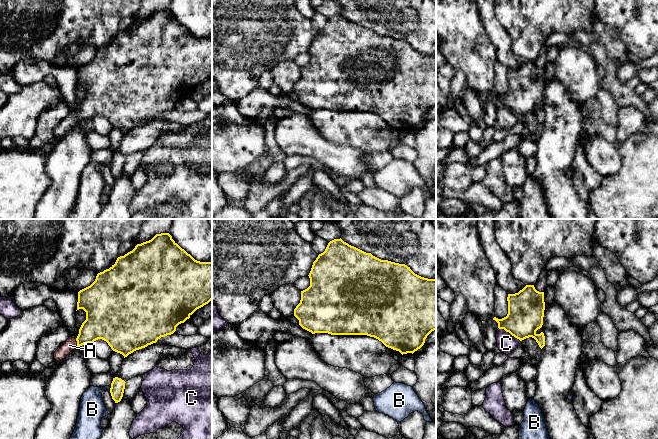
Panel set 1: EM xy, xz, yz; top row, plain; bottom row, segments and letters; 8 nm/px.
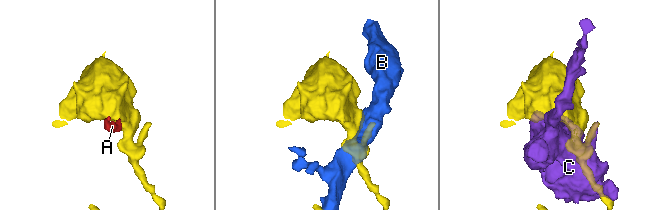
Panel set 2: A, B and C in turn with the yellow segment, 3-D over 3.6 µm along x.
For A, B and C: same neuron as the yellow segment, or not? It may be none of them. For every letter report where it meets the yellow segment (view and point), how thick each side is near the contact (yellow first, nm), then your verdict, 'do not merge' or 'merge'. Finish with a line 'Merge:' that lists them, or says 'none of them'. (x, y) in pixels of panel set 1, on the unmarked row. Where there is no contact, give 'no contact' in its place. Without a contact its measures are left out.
A: xy (77, 118) | 260/100 nm | merge
B: xy (111, 163) | 110/200 nm | do not merge
C: yz (510, 109) | 280/150 nm | do not merge
Merge: A

